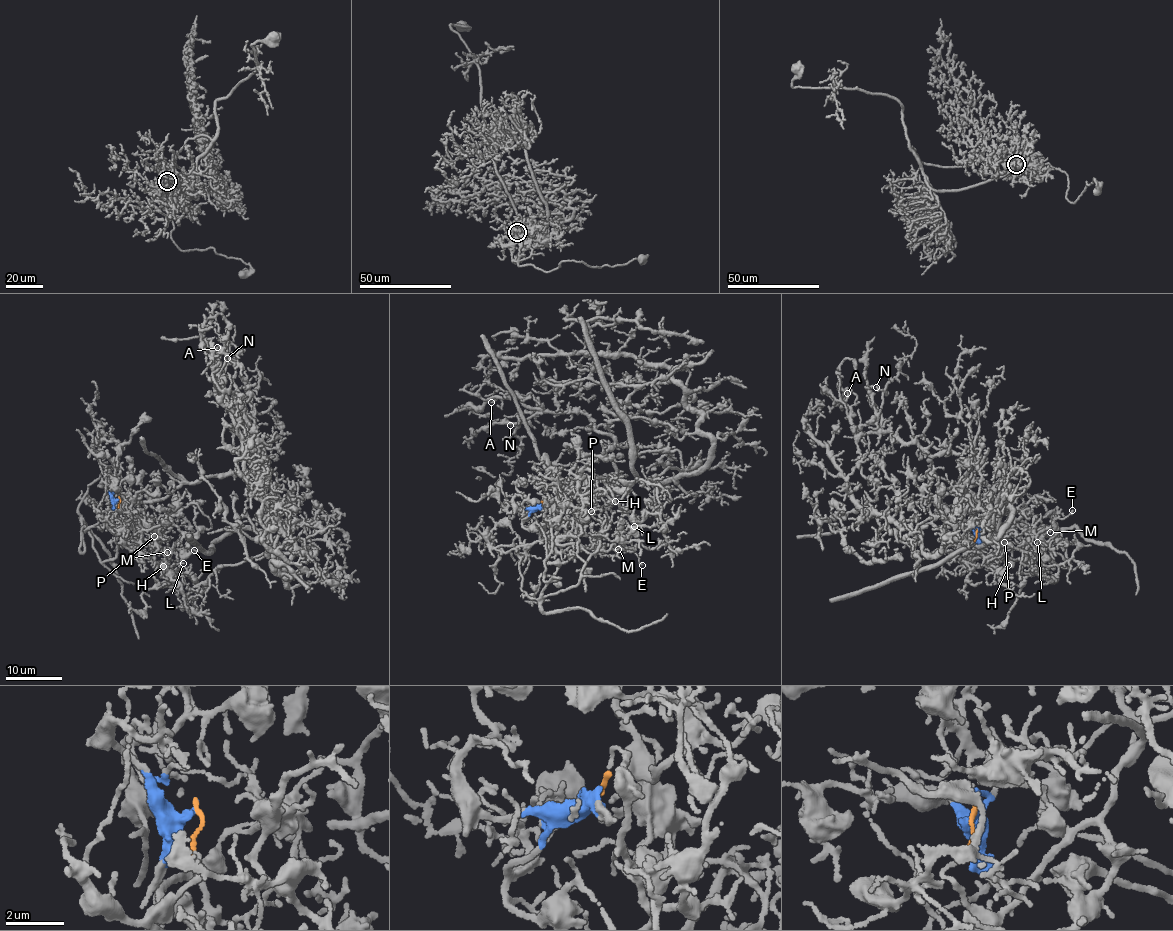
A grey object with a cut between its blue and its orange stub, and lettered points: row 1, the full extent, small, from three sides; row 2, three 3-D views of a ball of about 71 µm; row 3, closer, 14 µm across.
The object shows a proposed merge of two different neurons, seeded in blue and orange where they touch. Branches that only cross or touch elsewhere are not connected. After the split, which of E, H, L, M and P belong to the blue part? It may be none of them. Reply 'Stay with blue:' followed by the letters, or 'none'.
Stay with blue: E, H, L, M, P

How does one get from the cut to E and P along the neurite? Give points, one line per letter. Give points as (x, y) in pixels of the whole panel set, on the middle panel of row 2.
E: (537, 508), (525, 520), (551, 511), (588, 553), (606, 551), (619, 535), (642, 565)
P: (537, 508), (525, 520), (534, 510), (543, 508), (557, 518), (576, 520), (591, 511)

